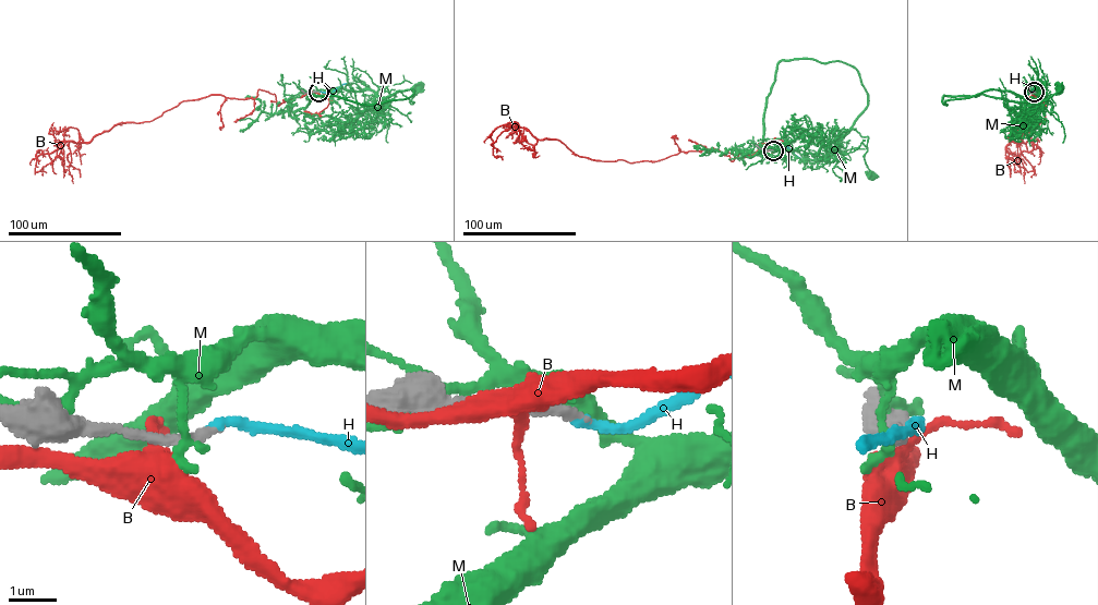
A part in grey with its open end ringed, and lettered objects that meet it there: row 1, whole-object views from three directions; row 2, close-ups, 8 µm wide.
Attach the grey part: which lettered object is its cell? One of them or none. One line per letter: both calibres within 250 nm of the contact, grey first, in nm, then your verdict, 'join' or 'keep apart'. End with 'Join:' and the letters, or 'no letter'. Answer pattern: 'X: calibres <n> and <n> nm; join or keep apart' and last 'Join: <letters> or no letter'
B: calibres 200 and 500 nm; keep apart
H: calibres 200 and 190 nm; join
M: calibres 260 and 240 nm; keep apart
Join: H

